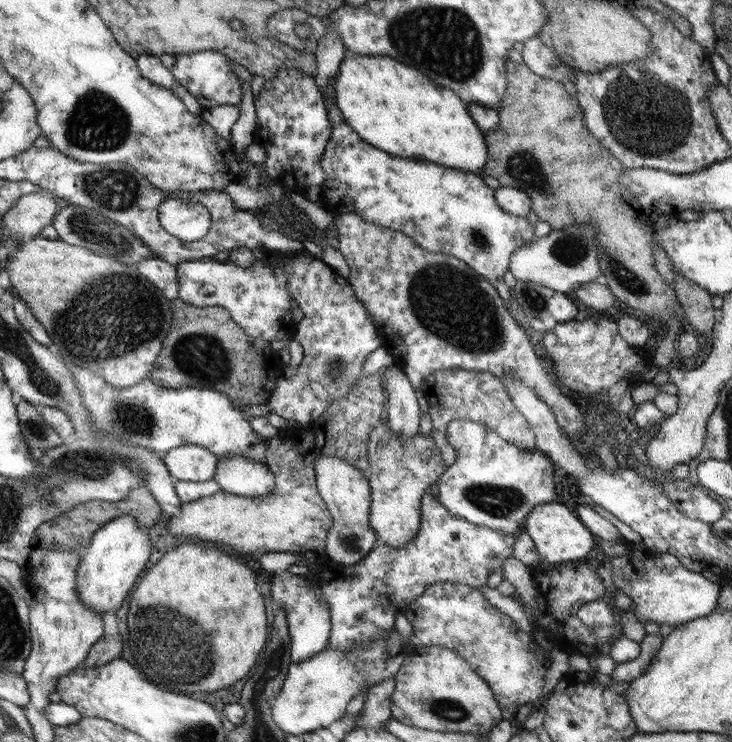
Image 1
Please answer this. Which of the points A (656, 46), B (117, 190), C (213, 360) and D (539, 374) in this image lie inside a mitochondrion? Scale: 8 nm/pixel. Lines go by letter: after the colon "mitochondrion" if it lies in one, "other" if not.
A: other
B: mitochondrion
C: mitochondrion
D: other

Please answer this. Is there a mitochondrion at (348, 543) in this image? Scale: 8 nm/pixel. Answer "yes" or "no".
yes

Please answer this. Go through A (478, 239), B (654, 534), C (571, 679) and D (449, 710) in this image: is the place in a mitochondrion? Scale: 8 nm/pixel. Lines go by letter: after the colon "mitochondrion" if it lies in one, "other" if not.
A: mitochondrion
B: other
C: other
D: mitochondrion

